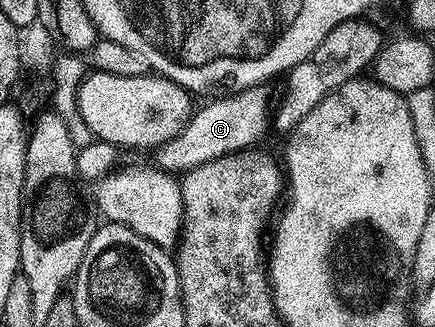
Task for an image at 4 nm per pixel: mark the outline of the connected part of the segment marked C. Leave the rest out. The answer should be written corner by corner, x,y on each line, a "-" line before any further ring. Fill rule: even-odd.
268,86
248,87
236,91
234,95
223,95
208,100
206,107
198,106
189,117
189,124
171,141
156,148
156,166
168,173
184,173
192,167
218,159
223,155
233,155
237,151
252,148
271,127
271,105
269,109

